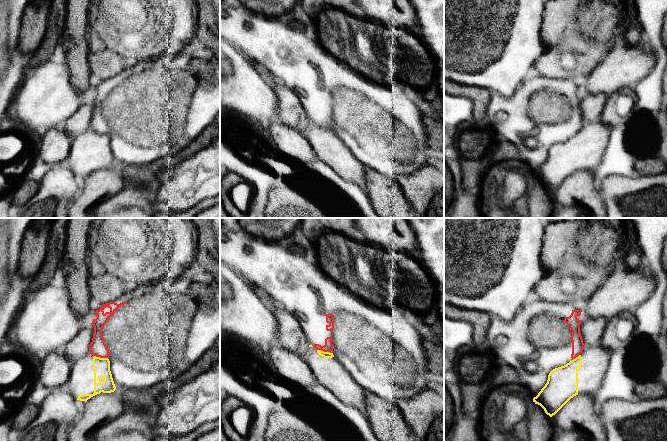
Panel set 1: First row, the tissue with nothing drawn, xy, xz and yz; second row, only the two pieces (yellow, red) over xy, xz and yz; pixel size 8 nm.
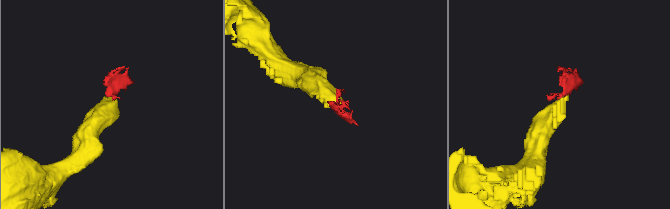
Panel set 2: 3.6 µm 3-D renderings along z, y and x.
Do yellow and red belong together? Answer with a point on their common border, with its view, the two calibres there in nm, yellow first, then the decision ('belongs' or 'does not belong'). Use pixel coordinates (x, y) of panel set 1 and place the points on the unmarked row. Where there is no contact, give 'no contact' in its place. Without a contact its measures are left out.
meets yellow in xz at (325, 128); 50 nm thick on the yellow side, 80 nm on the other; does not belong

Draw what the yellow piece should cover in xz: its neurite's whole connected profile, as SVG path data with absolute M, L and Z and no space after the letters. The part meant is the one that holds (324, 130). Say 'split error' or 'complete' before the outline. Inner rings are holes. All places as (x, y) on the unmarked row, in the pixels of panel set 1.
split error; M309 121L302 135L311 144L315 155L340 177L355 184L364 184L367 167L338 138L333 129Z

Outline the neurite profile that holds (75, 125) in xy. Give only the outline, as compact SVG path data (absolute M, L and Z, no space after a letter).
M87 99L77 112L64 123L62 129L70 136L71 140L89 129L93 109L93 101Z

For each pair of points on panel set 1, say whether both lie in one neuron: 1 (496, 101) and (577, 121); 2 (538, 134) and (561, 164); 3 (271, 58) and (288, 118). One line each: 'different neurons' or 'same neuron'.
1: same neuron
2: different neurons
3: different neurons

